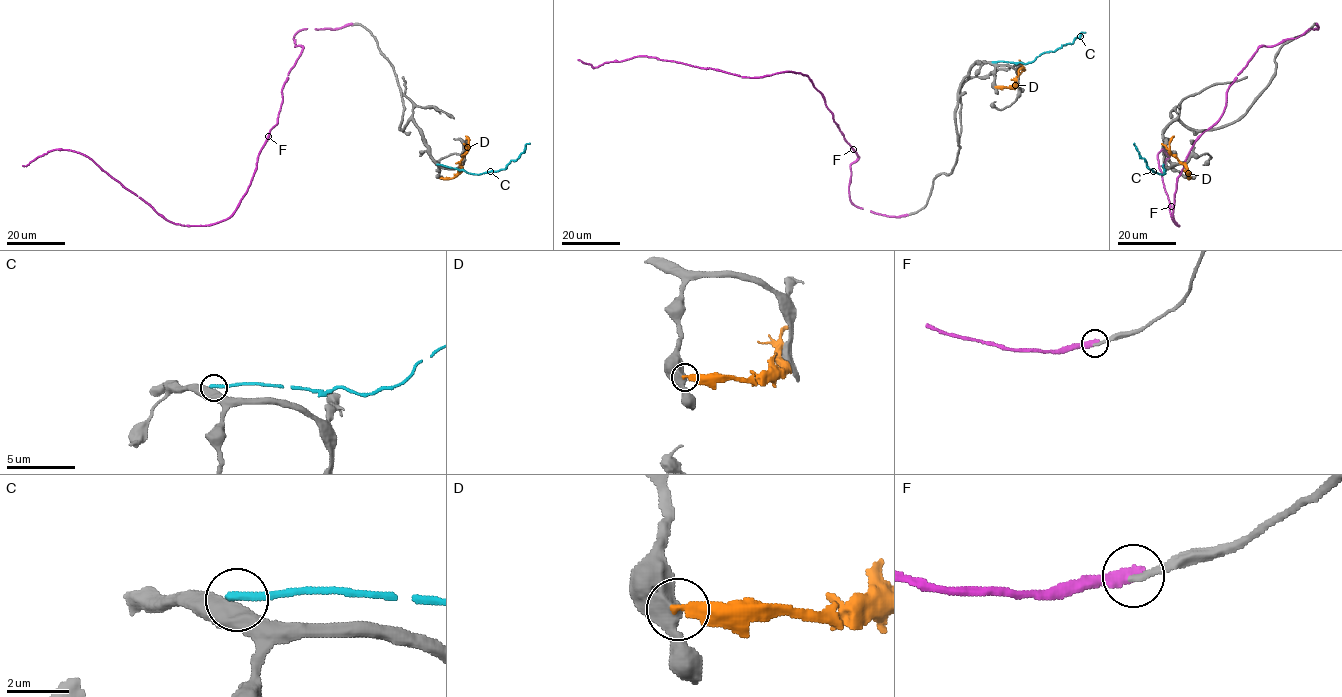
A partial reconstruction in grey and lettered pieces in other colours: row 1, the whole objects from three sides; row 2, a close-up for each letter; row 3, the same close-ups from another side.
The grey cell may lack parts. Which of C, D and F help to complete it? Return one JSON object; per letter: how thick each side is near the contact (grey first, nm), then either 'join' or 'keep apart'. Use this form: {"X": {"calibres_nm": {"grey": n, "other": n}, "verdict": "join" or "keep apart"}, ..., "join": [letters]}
{"C": {"calibres_nm": {"grey": 550, "other": 260}, "verdict": "keep apart"}, "D": {"calibres_nm": {"grey": 480, "other": 320}, "verdict": "keep apart"}, "F": {"calibres_nm": {"grey": 220, "other": 480}, "verdict": "keep apart"}, "join": []}

